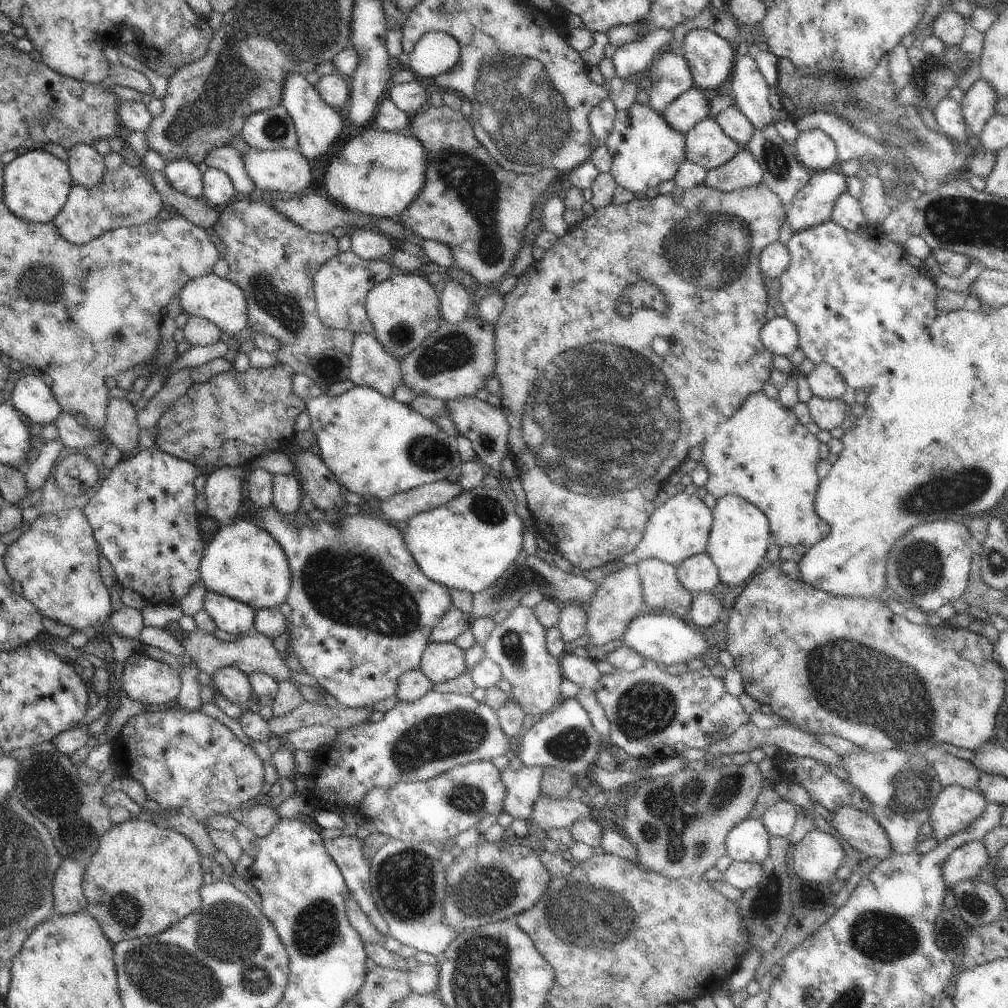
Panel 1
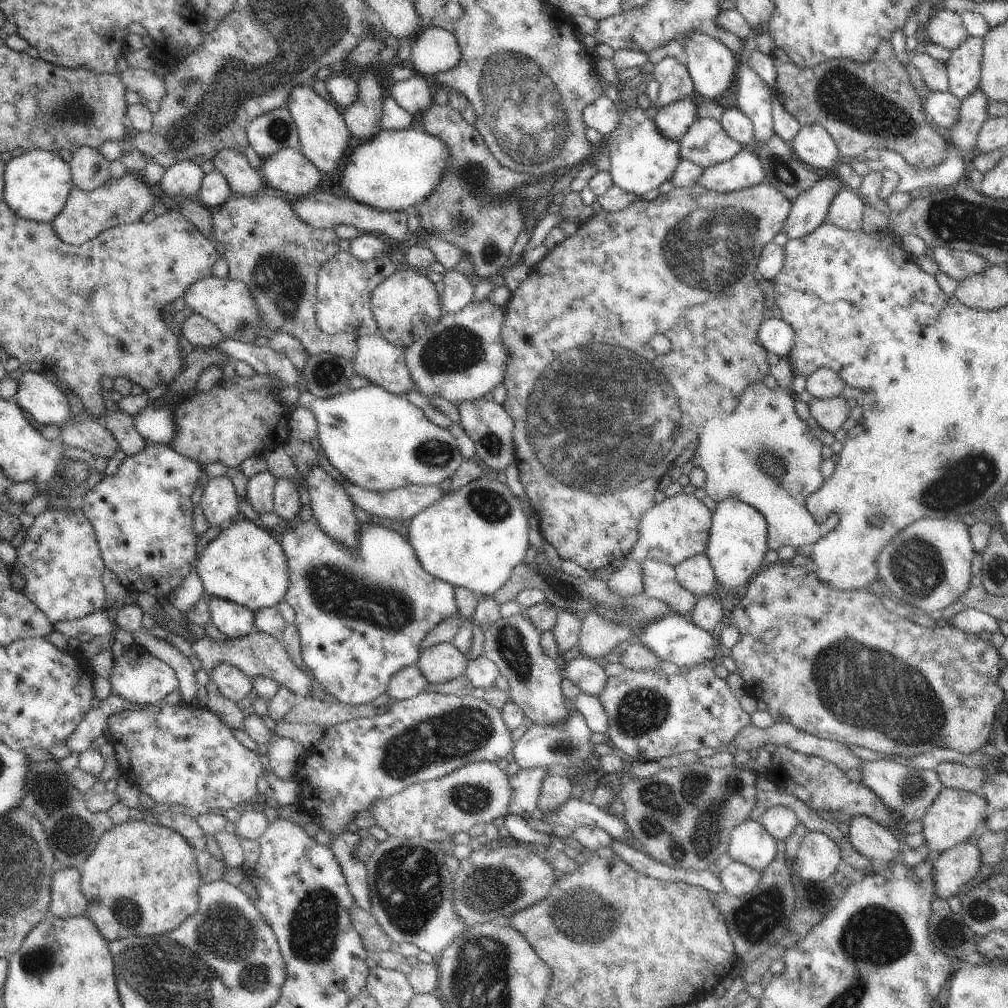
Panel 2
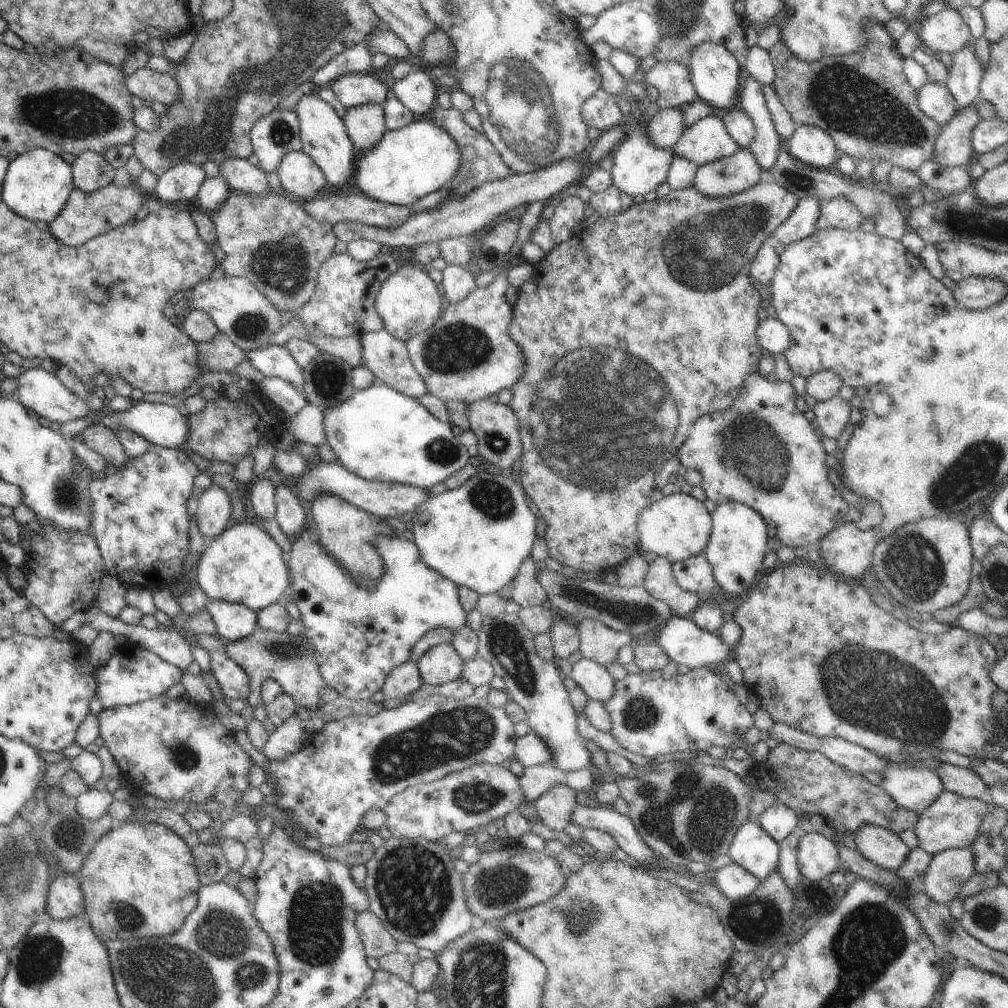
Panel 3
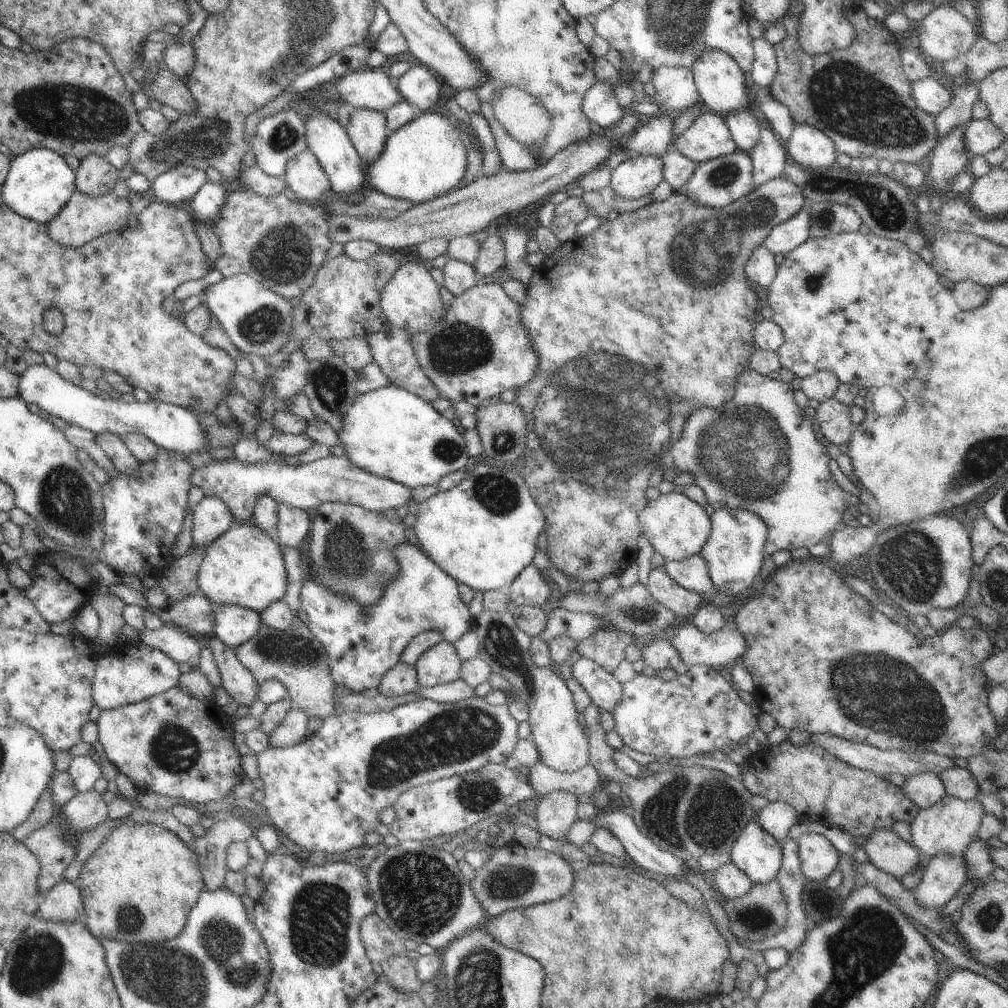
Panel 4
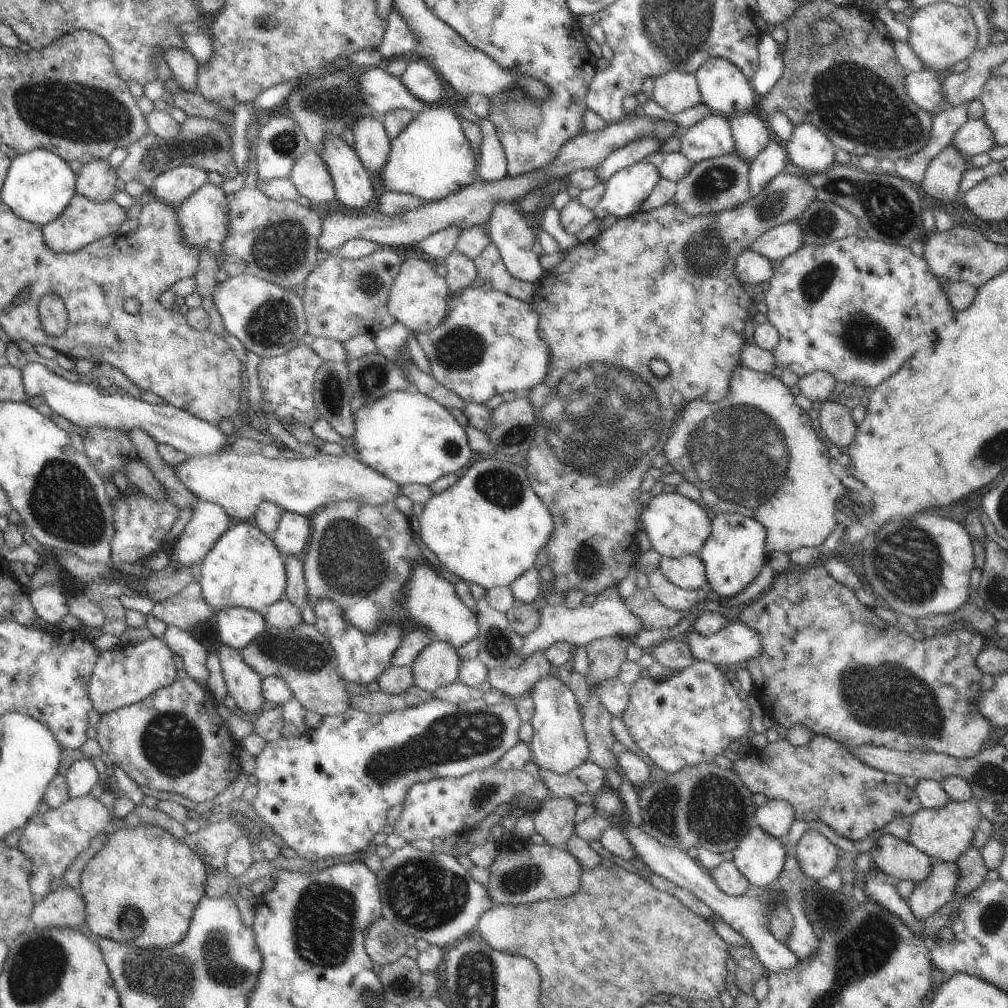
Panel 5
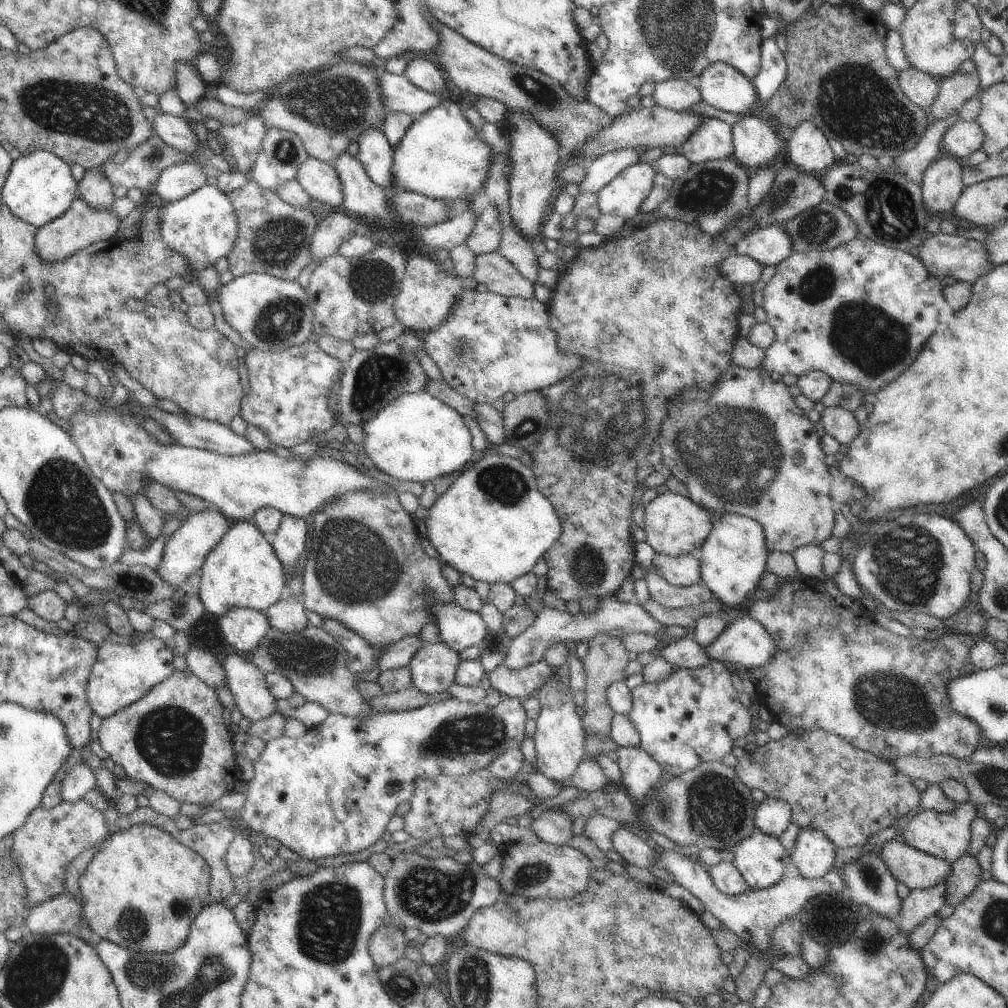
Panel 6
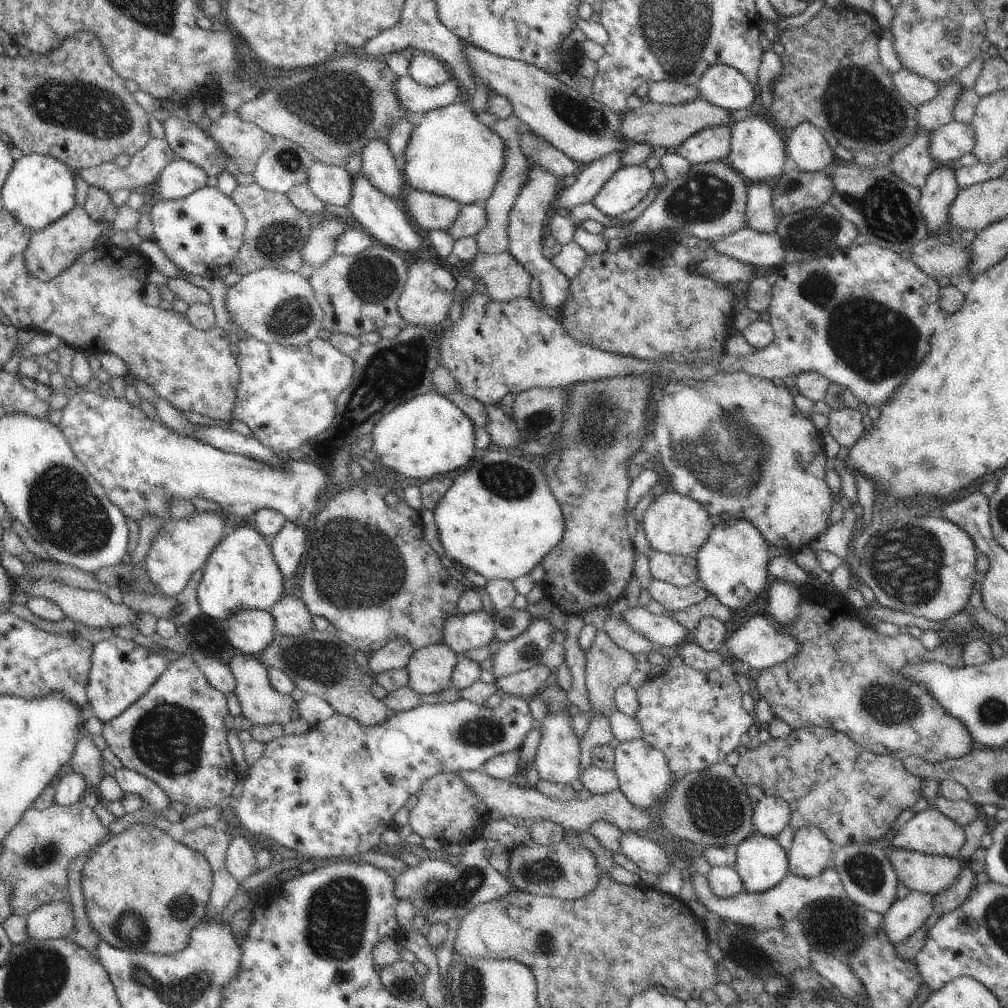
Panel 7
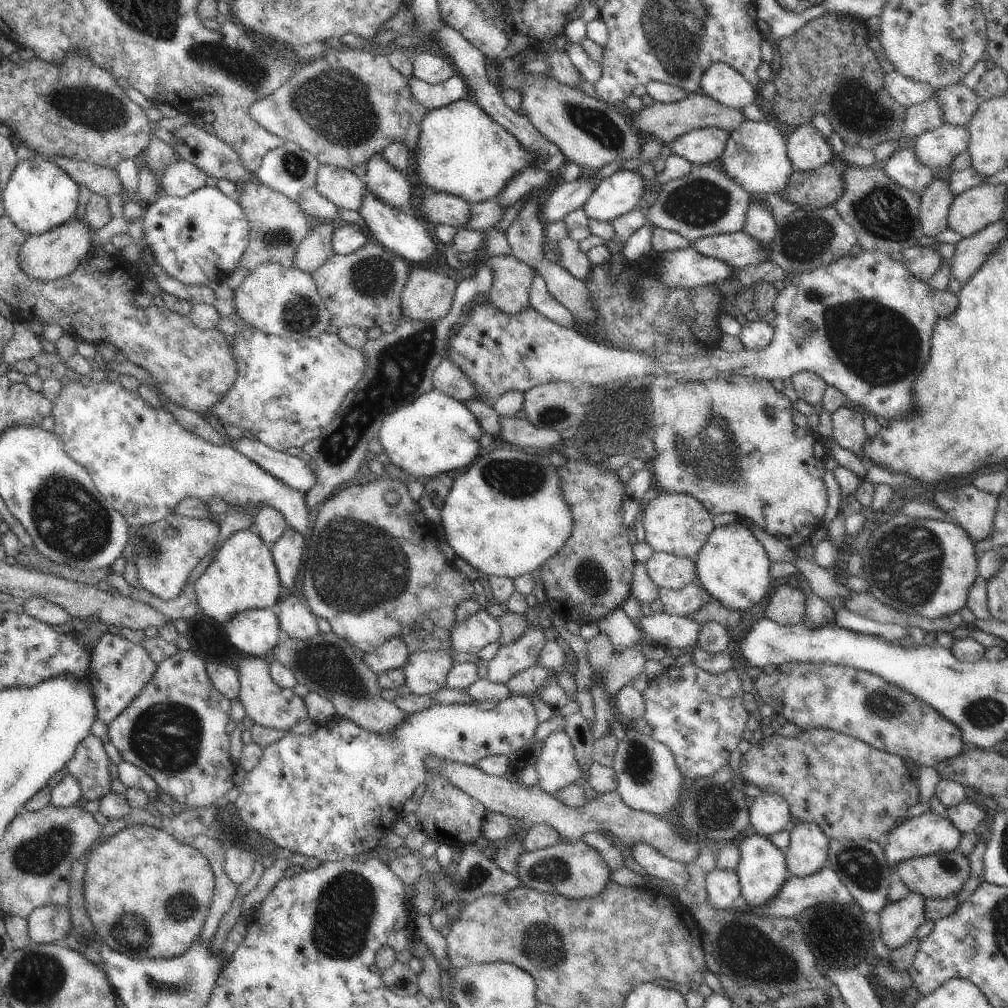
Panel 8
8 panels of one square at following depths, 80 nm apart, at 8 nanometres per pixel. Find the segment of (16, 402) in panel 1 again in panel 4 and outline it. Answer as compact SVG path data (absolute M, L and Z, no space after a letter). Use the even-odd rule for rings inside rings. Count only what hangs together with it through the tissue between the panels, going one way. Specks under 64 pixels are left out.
M30 365L19 375L18 396L26 404L36 404L51 416L58 416L69 424L91 430L94 433L109 432L119 437L128 433L140 433L147 436L158 448L168 449L187 455L192 450L205 450L207 437L196 415L184 407L152 399L140 402L130 396L114 395L103 399L83 386L67 382L58 371L47 365Z

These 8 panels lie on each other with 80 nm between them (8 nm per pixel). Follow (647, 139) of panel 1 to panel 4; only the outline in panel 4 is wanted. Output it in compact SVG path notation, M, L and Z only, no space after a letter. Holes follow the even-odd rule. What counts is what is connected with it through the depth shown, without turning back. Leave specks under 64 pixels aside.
M658 155L627 156L611 171L612 190L616 198L637 200L651 194L663 180L664 161Z

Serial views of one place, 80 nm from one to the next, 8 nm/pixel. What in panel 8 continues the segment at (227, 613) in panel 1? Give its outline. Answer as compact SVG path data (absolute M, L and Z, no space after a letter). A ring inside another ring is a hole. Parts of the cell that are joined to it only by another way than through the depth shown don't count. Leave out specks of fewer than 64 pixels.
M273 609L245 610L227 622L225 631L240 652L263 658L283 637Z

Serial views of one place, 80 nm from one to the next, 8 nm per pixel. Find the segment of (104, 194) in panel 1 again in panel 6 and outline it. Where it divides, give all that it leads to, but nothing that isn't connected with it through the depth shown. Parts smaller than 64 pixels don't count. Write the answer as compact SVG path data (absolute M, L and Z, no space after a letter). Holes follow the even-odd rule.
M77 197L65 214L38 230L34 246L44 262L64 262L66 258L92 244L115 237L119 226L120 220L114 214L114 210L94 210L83 199Z

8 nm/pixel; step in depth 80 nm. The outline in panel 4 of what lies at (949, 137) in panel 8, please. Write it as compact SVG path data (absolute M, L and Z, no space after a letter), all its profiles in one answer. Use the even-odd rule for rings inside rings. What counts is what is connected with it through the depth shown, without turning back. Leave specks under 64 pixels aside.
M974 119L967 124L965 145L972 154L985 155L1004 142L1005 134L990 119Z

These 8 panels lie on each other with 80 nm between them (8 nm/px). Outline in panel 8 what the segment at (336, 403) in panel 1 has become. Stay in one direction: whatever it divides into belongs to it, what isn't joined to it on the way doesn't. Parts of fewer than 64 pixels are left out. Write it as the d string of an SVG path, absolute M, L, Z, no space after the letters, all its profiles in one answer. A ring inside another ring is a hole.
M432 389L406 406L389 414L382 423L378 440L389 462L427 481L446 472L460 470L473 464L480 456L480 435L484 433L476 417L464 402Z

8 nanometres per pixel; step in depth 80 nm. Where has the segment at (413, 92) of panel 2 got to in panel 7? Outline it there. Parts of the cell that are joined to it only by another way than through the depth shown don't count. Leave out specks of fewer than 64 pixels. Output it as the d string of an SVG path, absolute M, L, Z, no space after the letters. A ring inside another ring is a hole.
M424 52L416 54L409 61L407 74L425 87L442 86L452 76L447 64Z

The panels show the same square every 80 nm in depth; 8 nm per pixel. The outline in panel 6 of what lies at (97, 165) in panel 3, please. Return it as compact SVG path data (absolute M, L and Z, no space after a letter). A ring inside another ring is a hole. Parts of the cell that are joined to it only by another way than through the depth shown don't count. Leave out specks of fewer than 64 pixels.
M102 165L86 171L82 182L78 183L77 195L94 210L110 210L116 200L113 186L102 172Z

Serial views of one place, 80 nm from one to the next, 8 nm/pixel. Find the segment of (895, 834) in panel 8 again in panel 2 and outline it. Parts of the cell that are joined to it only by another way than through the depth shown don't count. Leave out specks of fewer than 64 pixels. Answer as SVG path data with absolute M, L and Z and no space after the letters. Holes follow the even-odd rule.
M943 787L942 792L923 818L924 831L922 833L926 844L931 848L932 853L942 853L946 849L970 840L974 831L977 830L991 811L989 802L982 794Z

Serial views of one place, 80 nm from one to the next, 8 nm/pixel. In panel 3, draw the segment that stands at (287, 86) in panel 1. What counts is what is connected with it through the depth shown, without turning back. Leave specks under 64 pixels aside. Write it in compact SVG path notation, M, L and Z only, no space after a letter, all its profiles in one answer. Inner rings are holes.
M316 91L303 95L294 110L299 120L302 152L312 157L331 186L344 186L346 182L350 182L353 179L358 152L348 136L343 119L327 101L320 99Z

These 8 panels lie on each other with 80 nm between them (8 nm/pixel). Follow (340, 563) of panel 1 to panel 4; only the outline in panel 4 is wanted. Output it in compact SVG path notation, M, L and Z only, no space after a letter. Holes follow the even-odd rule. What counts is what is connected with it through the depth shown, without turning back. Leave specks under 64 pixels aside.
M308 540L298 546L302 562L305 565L305 575L300 593L300 609L305 610L308 615L306 626L325 648L330 678L336 686L344 686L352 693L378 688L382 677L399 663L411 638L426 631L438 631L441 632L444 640L454 644L463 634L474 628L474 619L471 618L468 606L462 602L459 595L457 587L459 582L447 575L431 558L423 553L422 549L412 545L412 543L404 543L393 548L399 566L396 576L387 582L377 604L368 605L364 610L355 598L339 595L334 589L319 583L313 577L311 556L308 553L309 546Z

